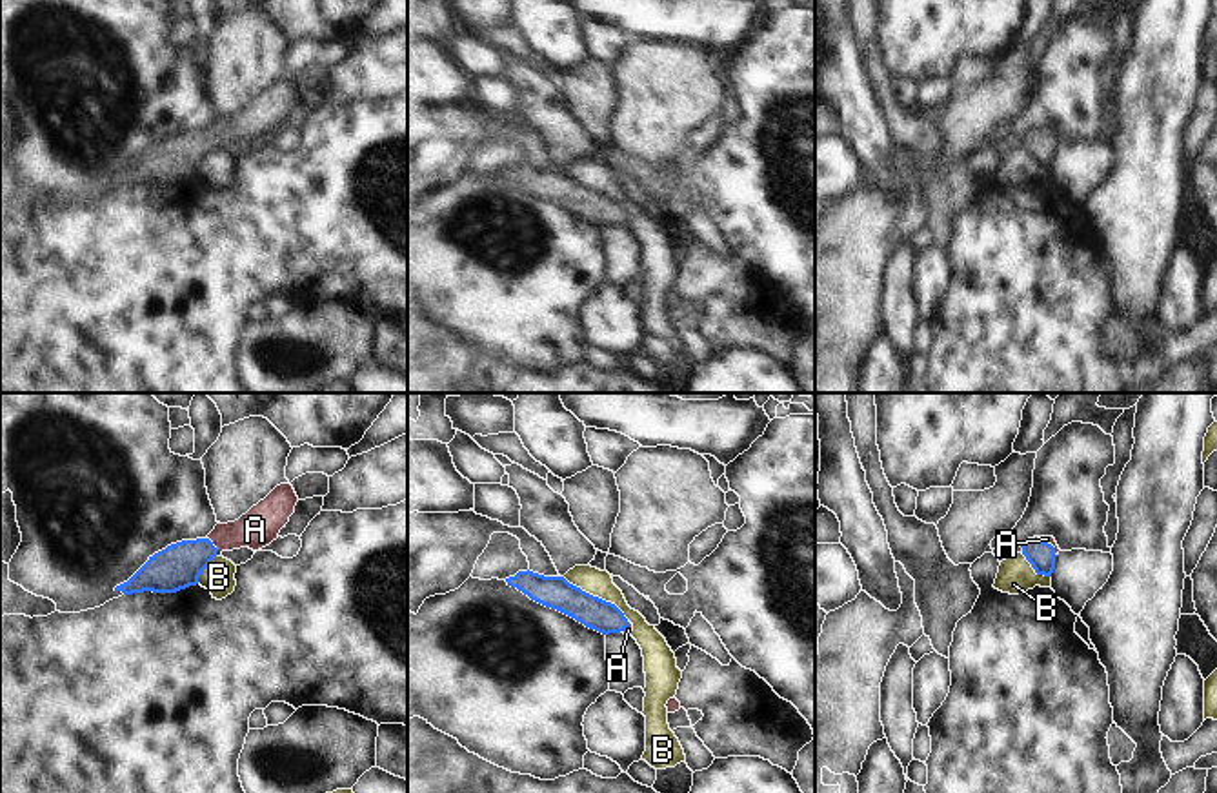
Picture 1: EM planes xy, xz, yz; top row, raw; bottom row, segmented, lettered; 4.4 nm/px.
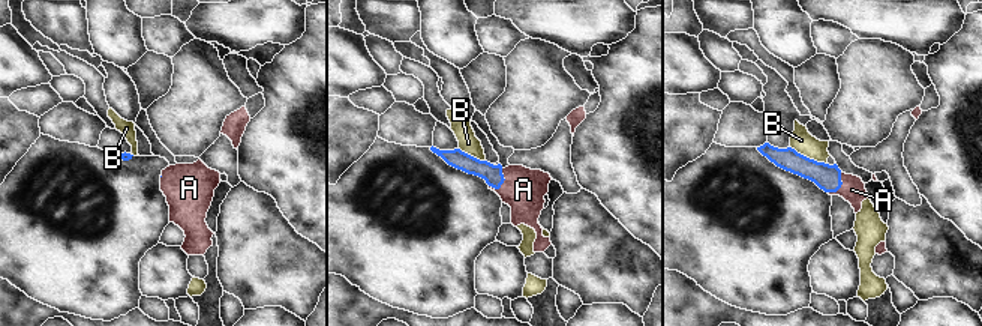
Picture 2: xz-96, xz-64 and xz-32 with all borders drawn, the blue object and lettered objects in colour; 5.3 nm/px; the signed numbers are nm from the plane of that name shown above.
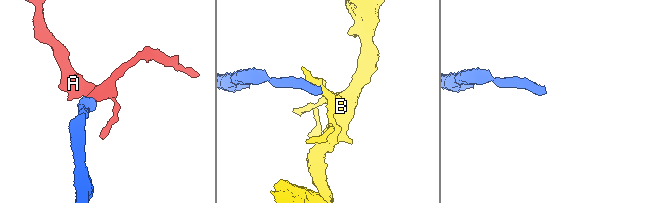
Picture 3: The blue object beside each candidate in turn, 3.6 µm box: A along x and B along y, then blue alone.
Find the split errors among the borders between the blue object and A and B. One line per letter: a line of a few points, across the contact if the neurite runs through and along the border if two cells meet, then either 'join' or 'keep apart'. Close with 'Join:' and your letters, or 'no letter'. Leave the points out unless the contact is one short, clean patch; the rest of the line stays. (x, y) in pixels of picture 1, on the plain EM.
A: line xy (179, 159), (213, 139), (224, 130), (255, 122); join
B: line xz (563, 170), (610, 193), (628, 211); keep apart
Join: A

